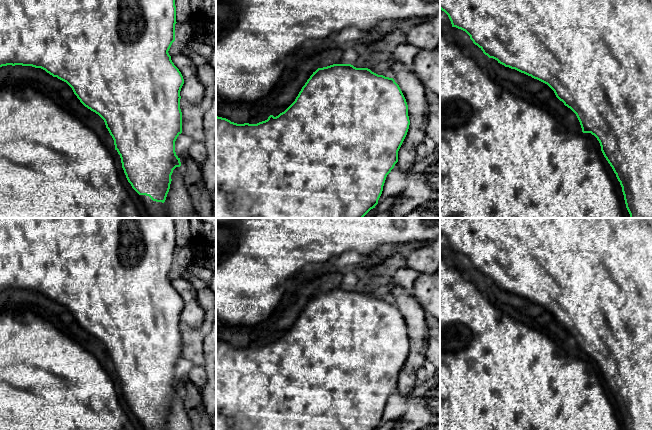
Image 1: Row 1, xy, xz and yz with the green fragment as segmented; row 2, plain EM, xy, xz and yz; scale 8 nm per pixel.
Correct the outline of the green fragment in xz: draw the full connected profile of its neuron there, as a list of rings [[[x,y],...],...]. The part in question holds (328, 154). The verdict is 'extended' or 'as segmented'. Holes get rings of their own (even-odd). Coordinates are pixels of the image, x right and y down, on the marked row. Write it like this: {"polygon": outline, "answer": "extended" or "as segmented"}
{"polygon": [[[351,64],[318,68],[295,101],[276,117],[270,115],[257,124],[237,124],[216,116],[216,218],[363,218],[378,204],[386,177],[398,162],[398,151],[409,125],[408,105],[395,80]]], "answer": "as segmented"}

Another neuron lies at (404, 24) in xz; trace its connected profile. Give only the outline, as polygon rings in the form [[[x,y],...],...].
[[[415,17],[415,18],[409,18],[409,19],[397,19],[392,21],[393,25],[397,29],[401,29],[403,31],[409,30],[411,27],[419,25],[424,22],[424,19]]]

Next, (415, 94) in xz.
[[[393,58],[390,62],[392,78],[399,85],[408,105],[410,125],[398,151],[399,168],[407,175],[411,165],[417,160],[417,148],[427,135],[429,108],[426,90],[413,70]]]

